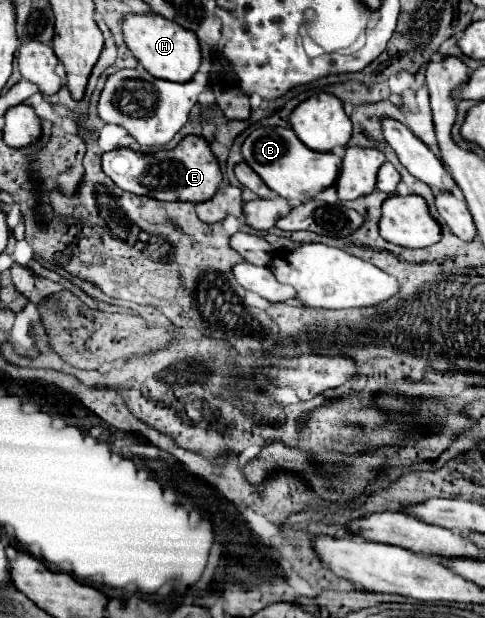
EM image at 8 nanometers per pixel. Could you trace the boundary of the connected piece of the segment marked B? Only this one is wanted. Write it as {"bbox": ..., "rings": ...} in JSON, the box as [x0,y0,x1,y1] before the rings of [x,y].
{"bbox":[241,128,341,200],"rings":[[[257,128],[247,136],[241,150],[245,162],[261,176],[261,180],[287,200],[311,200],[317,192],[335,184],[341,168],[339,156],[311,152],[291,128]]]}

